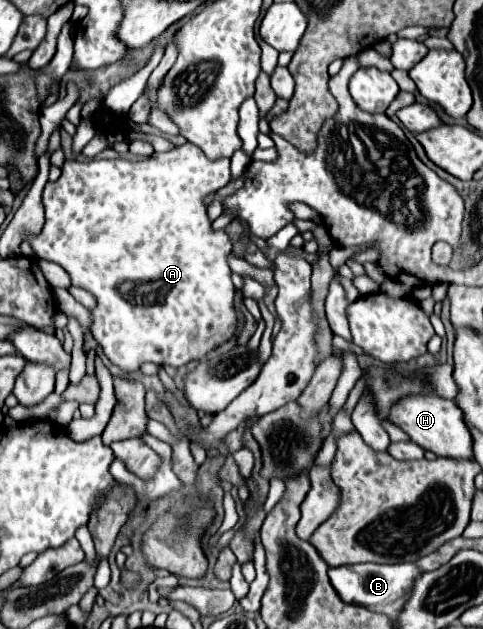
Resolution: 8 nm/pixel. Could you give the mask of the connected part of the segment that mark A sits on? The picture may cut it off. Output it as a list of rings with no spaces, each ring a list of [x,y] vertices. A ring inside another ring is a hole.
[[[184,143],[182,147],[176,147],[166,153],[154,153],[148,159],[140,161],[128,161],[128,159],[92,159],[92,161],[74,161],[66,159],[62,165],[62,175],[54,183],[46,183],[42,201],[46,209],[46,223],[44,229],[38,237],[30,237],[28,243],[34,247],[36,255],[46,261],[54,261],[60,267],[66,269],[66,273],[72,279],[72,285],[82,287],[90,291],[96,299],[96,307],[90,309],[92,315],[92,325],[90,333],[94,341],[98,343],[100,351],[110,359],[112,365],[120,367],[124,373],[134,373],[140,371],[142,363],[160,363],[160,365],[172,365],[172,367],[182,367],[188,365],[194,359],[202,359],[222,343],[226,343],[234,333],[238,325],[238,317],[234,311],[234,285],[230,279],[230,267],[228,267],[228,255],[232,251],[232,241],[224,229],[214,231],[212,221],[208,219],[204,197],[222,189],[230,181],[230,159],[218,159],[210,161],[196,145]]]

